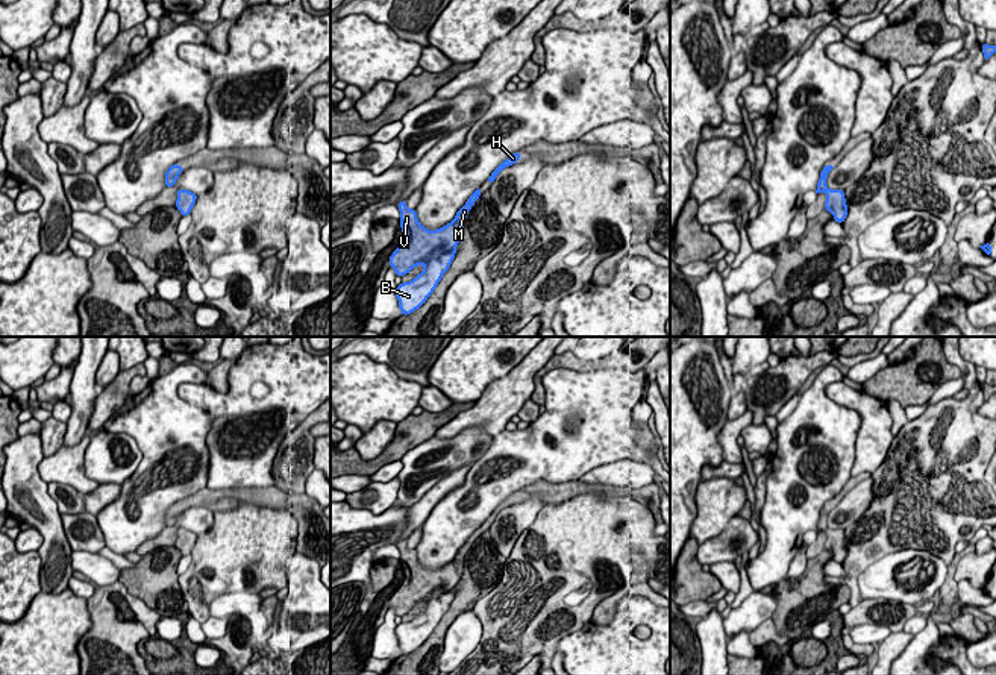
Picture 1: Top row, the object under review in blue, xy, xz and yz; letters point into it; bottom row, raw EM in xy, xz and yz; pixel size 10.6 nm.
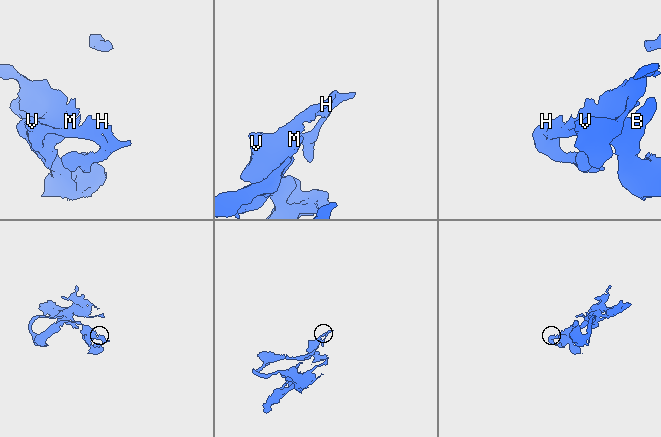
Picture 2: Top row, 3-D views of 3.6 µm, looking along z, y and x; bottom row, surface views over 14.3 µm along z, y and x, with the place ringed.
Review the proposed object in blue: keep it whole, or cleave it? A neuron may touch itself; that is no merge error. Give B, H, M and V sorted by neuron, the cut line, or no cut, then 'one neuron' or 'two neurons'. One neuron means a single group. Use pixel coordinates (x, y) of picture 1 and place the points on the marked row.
B H M V; no cut; one neuron

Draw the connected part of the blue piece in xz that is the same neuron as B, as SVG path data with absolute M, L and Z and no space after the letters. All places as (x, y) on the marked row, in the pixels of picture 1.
M478 188L456 212L455 218L435 231L421 226L417 218L417 211L409 209L405 200L397 203L403 241L390 256L390 267L394 268L396 276L405 276L420 264L424 267L412 281L402 282L396 288L402 316L418 309L449 270L456 253L456 246L462 237L465 215L479 197L481 190Z

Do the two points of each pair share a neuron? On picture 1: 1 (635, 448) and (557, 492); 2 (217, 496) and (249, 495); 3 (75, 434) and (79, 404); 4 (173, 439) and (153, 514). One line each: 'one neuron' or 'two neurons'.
1: two neurons
2: one neuron
3: one neuron
4: one neuron

